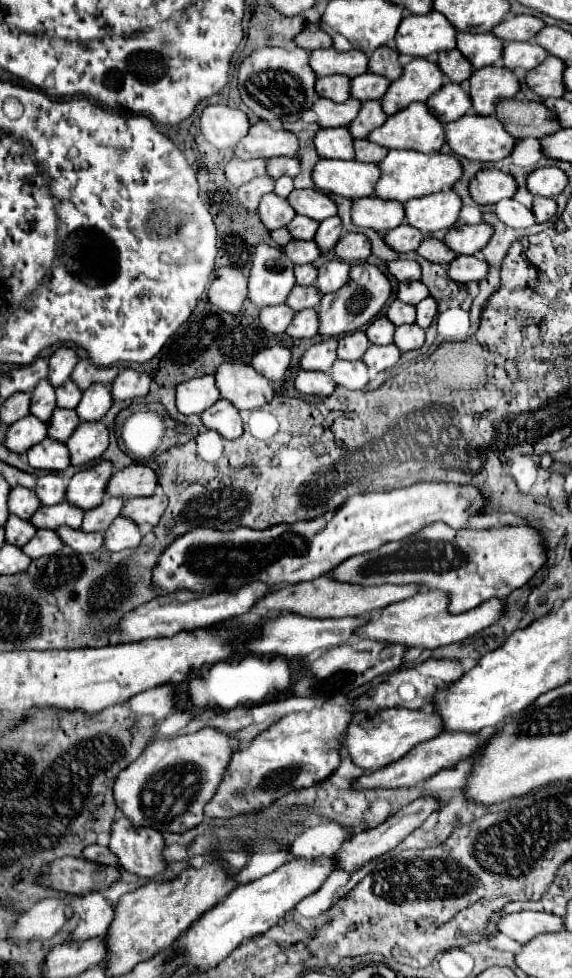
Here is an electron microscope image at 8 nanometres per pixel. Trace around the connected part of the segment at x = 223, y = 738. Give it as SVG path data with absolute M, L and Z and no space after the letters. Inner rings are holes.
M209 727L197 731L195 735L155 739L147 745L147 749L143 751L143 755L139 755L137 761L133 761L129 767L125 767L125 771L117 775L117 781L113 787L115 803L135 827L151 827L157 831L171 831L171 833L189 831L203 821L203 807L207 799L211 799L211 795L215 793L215 787L219 785L219 779L223 777L223 771L235 749L237 747L229 743L229 737L225 733L219 733Z

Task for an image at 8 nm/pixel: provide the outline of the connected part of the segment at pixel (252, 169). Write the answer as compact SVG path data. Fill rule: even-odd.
M231 159L225 167L225 175L231 183L235 183L235 187L241 187L243 183L265 175L267 173L267 161L265 159L251 159L251 161L243 161L243 159Z

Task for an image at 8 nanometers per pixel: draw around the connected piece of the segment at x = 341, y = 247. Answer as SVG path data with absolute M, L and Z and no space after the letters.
M345 233L335 245L335 253L347 263L359 263L371 255L371 241L363 233Z

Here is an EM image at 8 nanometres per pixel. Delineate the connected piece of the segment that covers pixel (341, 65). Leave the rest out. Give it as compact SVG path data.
M331 47L331 49L313 51L309 63L319 77L333 75L333 73L355 77L355 75L361 75L361 73L367 71L369 57L363 51L357 51L357 49L337 51L337 49Z

